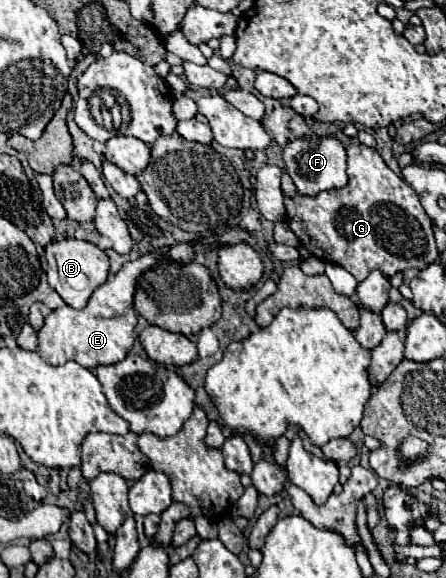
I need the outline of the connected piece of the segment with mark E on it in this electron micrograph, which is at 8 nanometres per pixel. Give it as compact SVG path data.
M178 242L168 252L154 254L154 256L140 256L138 260L126 262L118 274L108 276L108 280L94 290L86 308L76 310L70 306L62 306L50 312L44 320L44 326L38 330L40 344L36 352L42 356L44 362L52 366L60 366L68 360L76 360L84 368L96 368L100 364L116 364L124 360L130 348L134 346L136 310L134 310L132 298L134 298L138 276L148 268L156 266L156 262L162 256L170 256L172 260L178 260L178 262L188 262L194 258L194 254L196 254L194 246L190 246L188 242Z

